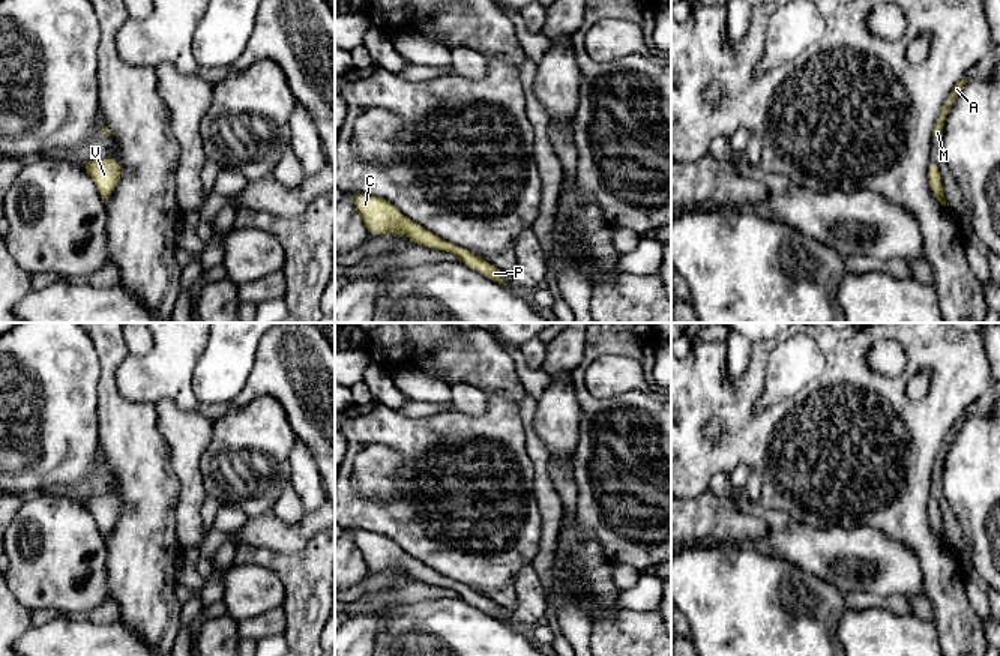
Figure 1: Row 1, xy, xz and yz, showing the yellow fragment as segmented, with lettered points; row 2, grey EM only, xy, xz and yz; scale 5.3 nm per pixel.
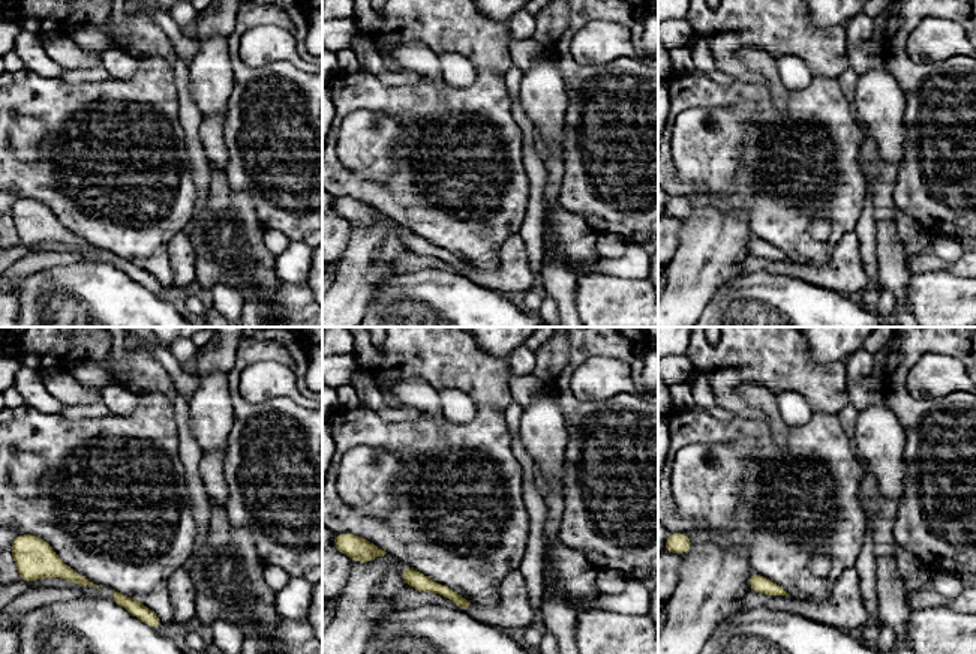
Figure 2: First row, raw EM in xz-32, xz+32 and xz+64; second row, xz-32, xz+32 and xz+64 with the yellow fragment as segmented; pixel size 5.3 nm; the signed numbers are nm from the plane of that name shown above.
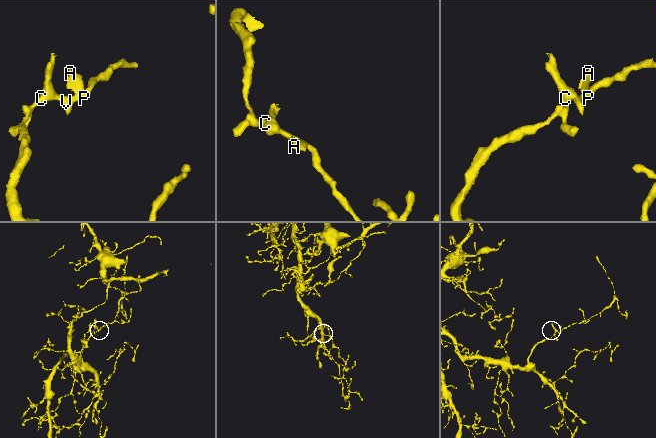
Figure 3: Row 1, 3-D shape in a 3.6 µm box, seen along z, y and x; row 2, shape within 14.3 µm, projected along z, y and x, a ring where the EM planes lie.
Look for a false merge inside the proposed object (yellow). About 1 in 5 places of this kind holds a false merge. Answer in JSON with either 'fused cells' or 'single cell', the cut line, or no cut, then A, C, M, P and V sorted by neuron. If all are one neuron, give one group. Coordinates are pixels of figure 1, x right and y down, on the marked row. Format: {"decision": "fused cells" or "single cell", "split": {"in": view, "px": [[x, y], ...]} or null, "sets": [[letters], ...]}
{"decision": "single cell", "split": null, "sets": [["A", "C", "M", "P", "V"]]}

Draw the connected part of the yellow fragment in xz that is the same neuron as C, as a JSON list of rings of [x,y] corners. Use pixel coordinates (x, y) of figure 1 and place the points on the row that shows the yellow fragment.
[[[357,192],[354,197],[354,210],[363,219],[368,234],[371,236],[381,236],[386,233],[407,236],[414,245],[450,252],[458,257],[459,263],[465,264],[471,270],[494,282],[508,285],[502,281],[500,270],[495,266],[479,255],[474,255],[468,249],[444,242],[419,224],[407,219],[399,209],[384,198]]]

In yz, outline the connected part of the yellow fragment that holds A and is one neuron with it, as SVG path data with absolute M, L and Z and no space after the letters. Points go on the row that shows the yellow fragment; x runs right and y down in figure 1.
M964 77L955 87L953 90L949 93L949 96L946 98L946 101L941 105L940 114L934 123L934 129L932 129L932 137L943 137L943 131L944 131L944 123L946 119L949 116L949 111L956 99L956 96L959 95L959 92L964 89L964 86L968 83L968 80Z

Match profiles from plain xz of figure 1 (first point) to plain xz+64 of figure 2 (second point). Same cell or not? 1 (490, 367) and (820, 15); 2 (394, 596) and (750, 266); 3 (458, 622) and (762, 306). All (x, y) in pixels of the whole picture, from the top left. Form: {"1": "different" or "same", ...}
{"1": "different", "2": "same", "3": "same"}

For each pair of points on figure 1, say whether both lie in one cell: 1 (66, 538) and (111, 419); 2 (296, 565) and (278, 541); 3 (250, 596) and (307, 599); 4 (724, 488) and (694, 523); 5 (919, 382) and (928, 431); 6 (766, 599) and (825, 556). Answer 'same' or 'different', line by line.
1: different
2: different
3: different
4: different
5: different
6: different

